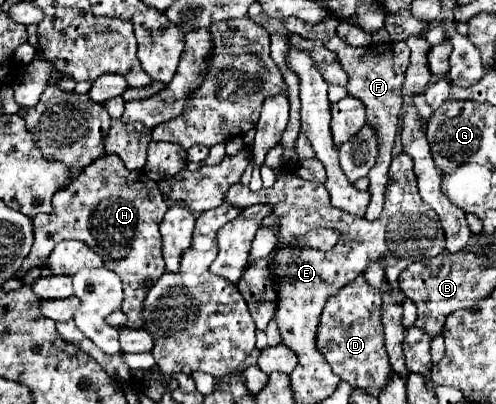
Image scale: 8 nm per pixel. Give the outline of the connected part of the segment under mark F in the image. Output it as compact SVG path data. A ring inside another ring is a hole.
M288 17L288 19L284 19L284 25L290 33L298 33L298 35L308 37L308 39L320 39L330 51L334 51L338 55L338 61L342 63L344 71L350 77L348 95L360 99L366 107L366 123L376 131L378 151L380 151L374 167L368 173L368 179L370 179L368 191L370 191L372 199L370 199L370 205L368 205L368 211L366 211L366 219L376 221L380 211L382 211L382 205L384 205L384 189L386 189L386 183L388 183L388 167L390 167L390 161L392 161L392 145L394 145L394 139L396 139L396 133L398 133L398 117L400 117L400 111L402 111L400 89L402 89L404 73L406 73L408 61L410 61L408 47L404 45L404 41L390 41L390 43L384 43L380 47L362 47L362 49L350 47L344 41L340 41L340 37L336 37L334 21L324 21L320 25L308 25L308 23L304 23L296 17Z

